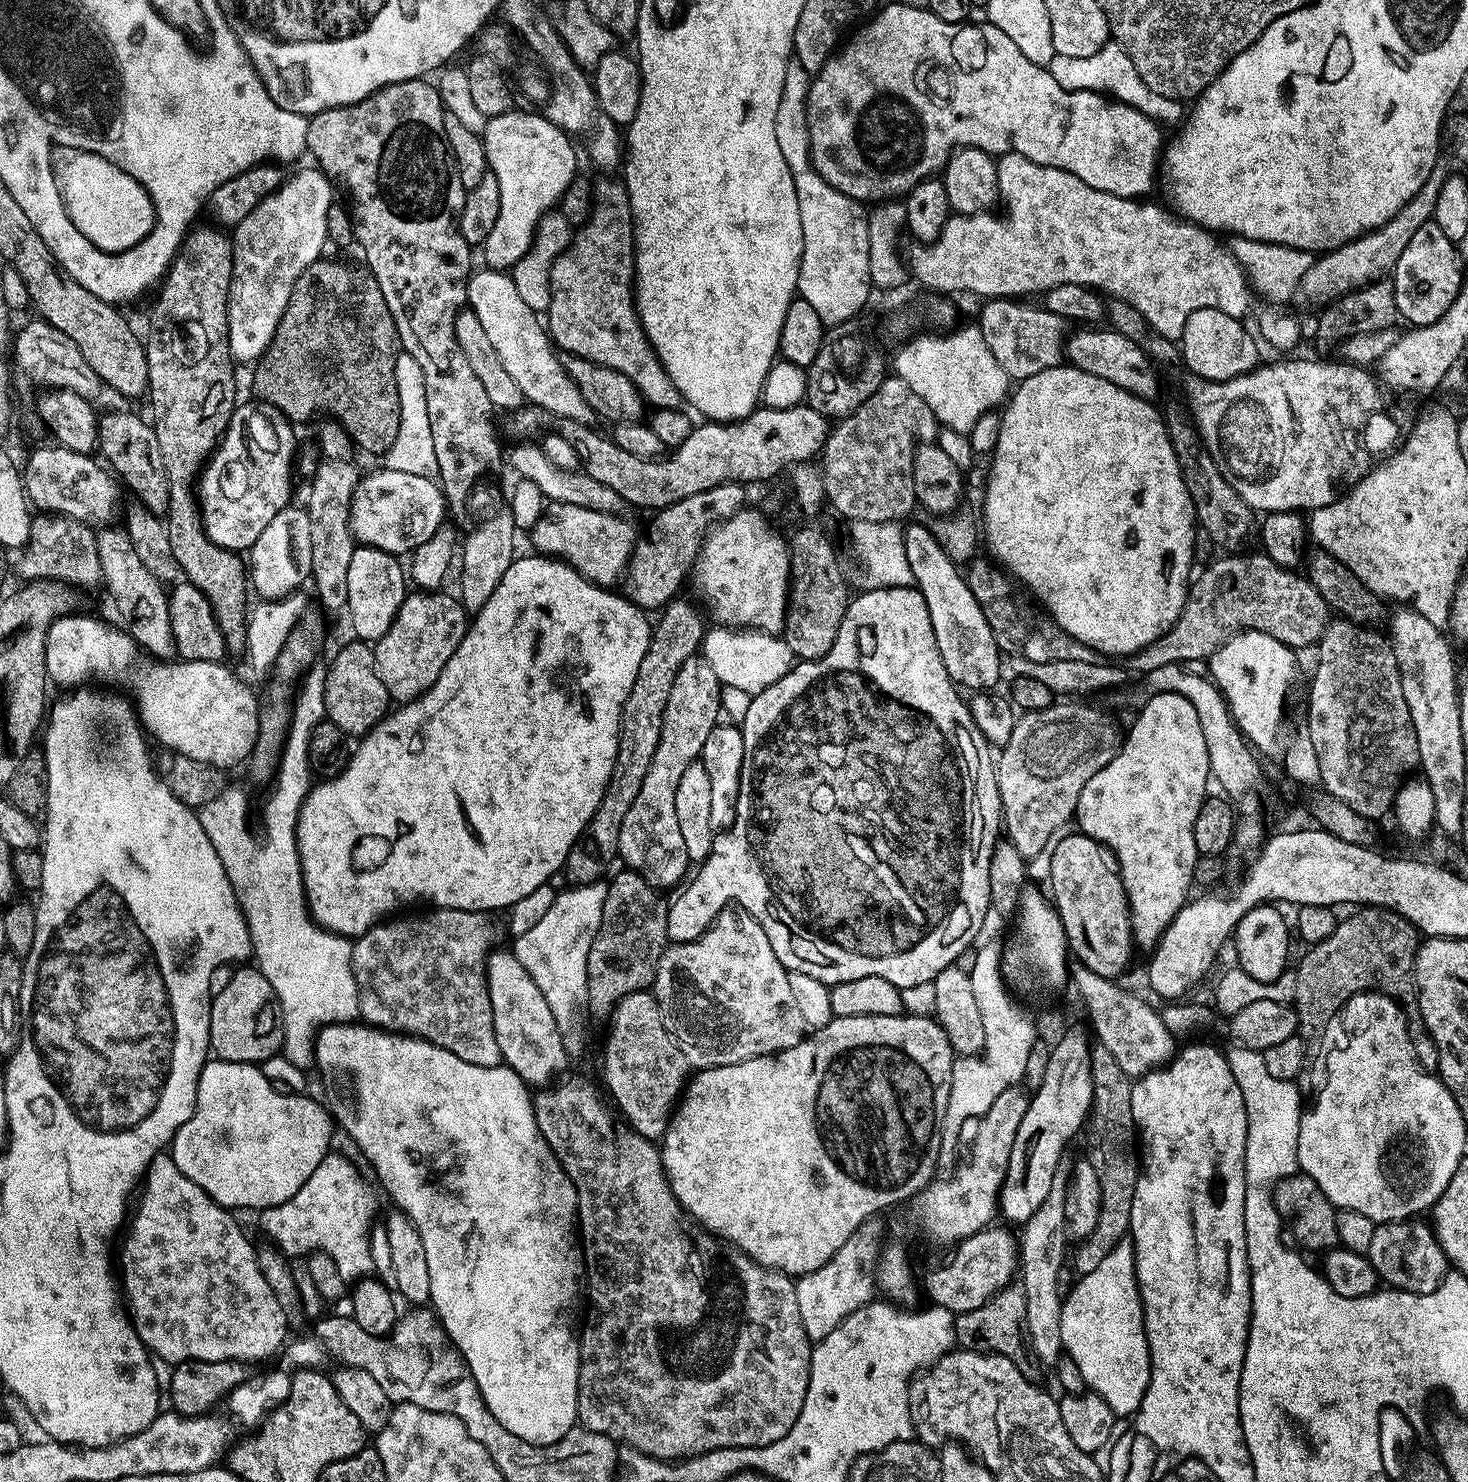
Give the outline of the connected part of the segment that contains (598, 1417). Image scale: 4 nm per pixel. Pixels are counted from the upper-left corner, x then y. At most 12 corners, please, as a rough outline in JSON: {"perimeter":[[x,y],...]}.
{"perimeter":[[588,1080],[579,1423],[669,1462],[766,1446],[814,1347],[796,1280],[689,1218]]}

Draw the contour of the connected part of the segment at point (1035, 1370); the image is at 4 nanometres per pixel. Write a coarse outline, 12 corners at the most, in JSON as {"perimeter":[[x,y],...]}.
{"perimeter":[[1011,1282],[957,1315],[956,1343],[994,1352],[1036,1382],[1026,1290]]}

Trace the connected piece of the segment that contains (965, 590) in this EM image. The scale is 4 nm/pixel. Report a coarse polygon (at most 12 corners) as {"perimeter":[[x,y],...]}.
{"perimeter":[[903,525],[946,674],[992,690],[1002,650],[961,565]]}

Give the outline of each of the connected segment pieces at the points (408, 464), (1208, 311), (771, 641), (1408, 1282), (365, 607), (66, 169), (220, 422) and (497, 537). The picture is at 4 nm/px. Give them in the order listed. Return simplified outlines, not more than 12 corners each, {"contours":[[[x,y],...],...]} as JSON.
{"contours":[[[410,354],[394,366],[398,438],[383,467],[438,477],[426,378]],[[1216,307],[1194,310],[1180,339],[1197,379],[1255,371],[1259,341]],[[712,626],[704,661],[751,697],[794,663],[771,632]],[[1377,1223],[1367,1258],[1385,1285],[1430,1294],[1450,1265],[1431,1223]],[[361,544],[346,578],[352,634],[375,643],[408,595],[393,553]],[[62,150],[72,180],[104,190],[100,216],[68,220],[106,258],[156,230],[140,180],[116,162]],[[181,240],[148,312],[146,400],[166,527],[229,653],[250,583],[194,491],[238,400],[232,242]],[[488,482],[463,515],[476,525],[462,551],[458,599],[486,606],[517,559],[509,501]]]}

